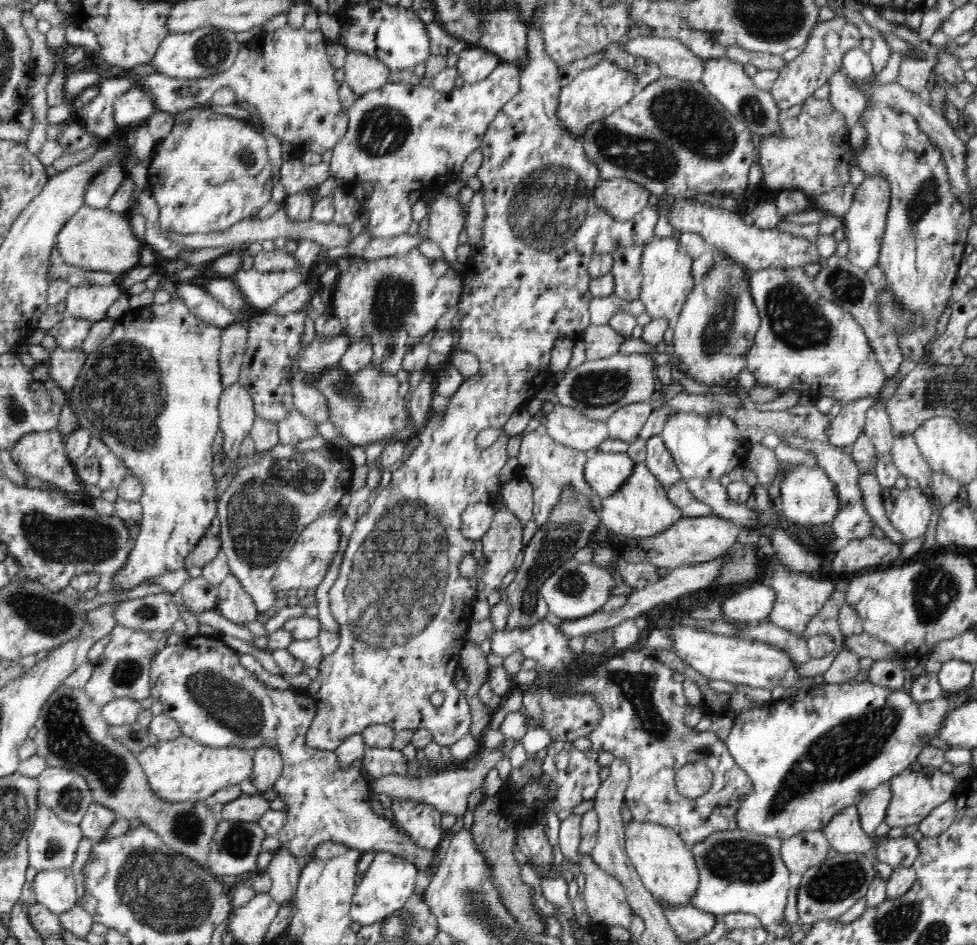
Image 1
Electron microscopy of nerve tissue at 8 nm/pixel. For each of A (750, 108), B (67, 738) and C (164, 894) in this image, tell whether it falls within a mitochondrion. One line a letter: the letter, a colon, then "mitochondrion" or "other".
A: mitochondrion
B: mitochondrion
C: mitochondrion

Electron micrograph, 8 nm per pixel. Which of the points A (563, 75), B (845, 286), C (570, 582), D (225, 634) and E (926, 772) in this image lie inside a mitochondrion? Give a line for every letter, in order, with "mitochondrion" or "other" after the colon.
A: other
B: mitochondrion
C: mitochondrion
D: other
E: other

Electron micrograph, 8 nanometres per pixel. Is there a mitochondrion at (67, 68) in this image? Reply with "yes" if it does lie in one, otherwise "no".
no

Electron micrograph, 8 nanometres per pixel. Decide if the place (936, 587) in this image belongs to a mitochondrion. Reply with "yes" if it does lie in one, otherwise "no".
yes

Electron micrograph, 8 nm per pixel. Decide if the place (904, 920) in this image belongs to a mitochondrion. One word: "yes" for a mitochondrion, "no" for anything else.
yes

